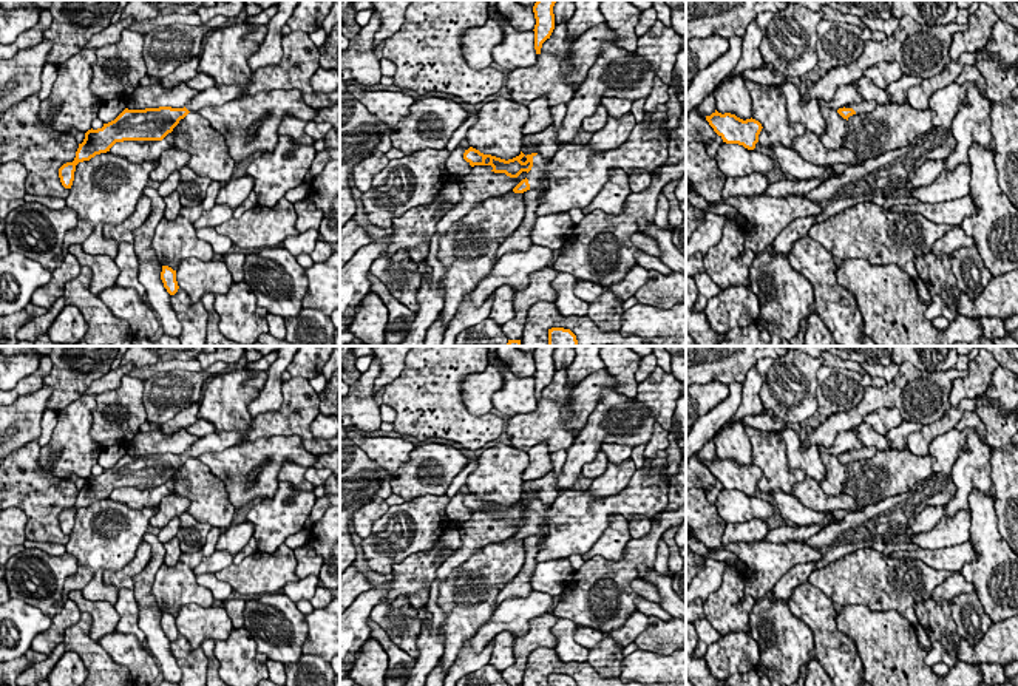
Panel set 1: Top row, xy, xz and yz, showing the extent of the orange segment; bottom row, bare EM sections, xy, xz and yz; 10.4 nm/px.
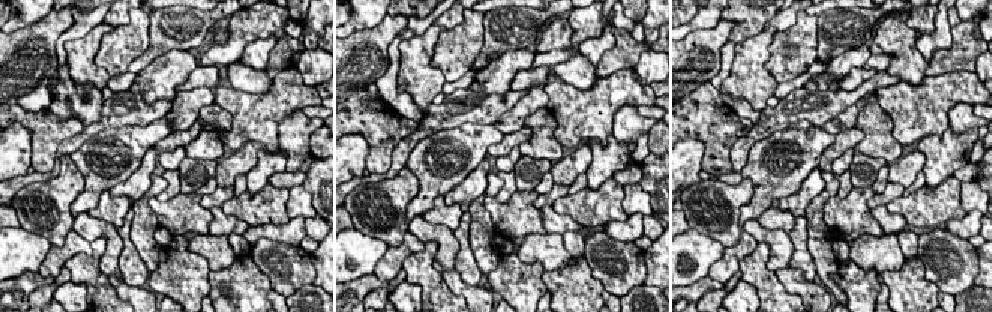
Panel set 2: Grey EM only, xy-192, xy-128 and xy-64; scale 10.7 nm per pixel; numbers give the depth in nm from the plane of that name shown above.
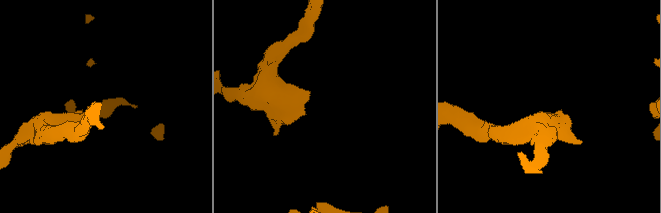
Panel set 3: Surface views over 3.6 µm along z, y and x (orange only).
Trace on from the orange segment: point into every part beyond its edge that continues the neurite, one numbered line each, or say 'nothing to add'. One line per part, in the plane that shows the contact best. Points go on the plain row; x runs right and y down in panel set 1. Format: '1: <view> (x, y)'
1: xz (536, 522)

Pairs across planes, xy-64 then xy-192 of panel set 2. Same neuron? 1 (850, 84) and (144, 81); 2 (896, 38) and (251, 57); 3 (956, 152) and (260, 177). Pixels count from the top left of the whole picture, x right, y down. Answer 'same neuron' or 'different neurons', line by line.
1: different neurons
2: different neurons
3: same neuron

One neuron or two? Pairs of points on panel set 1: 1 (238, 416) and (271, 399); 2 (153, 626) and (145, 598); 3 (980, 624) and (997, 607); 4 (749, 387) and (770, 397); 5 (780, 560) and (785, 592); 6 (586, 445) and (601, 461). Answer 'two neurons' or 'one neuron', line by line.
1: two neurons
2: one neuron
3: two neurons
4: two neurons
5: two neurons
6: two neurons

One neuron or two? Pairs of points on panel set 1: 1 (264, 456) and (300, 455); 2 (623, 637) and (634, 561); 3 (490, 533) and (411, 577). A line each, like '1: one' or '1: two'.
1: one
2: two
3: two

